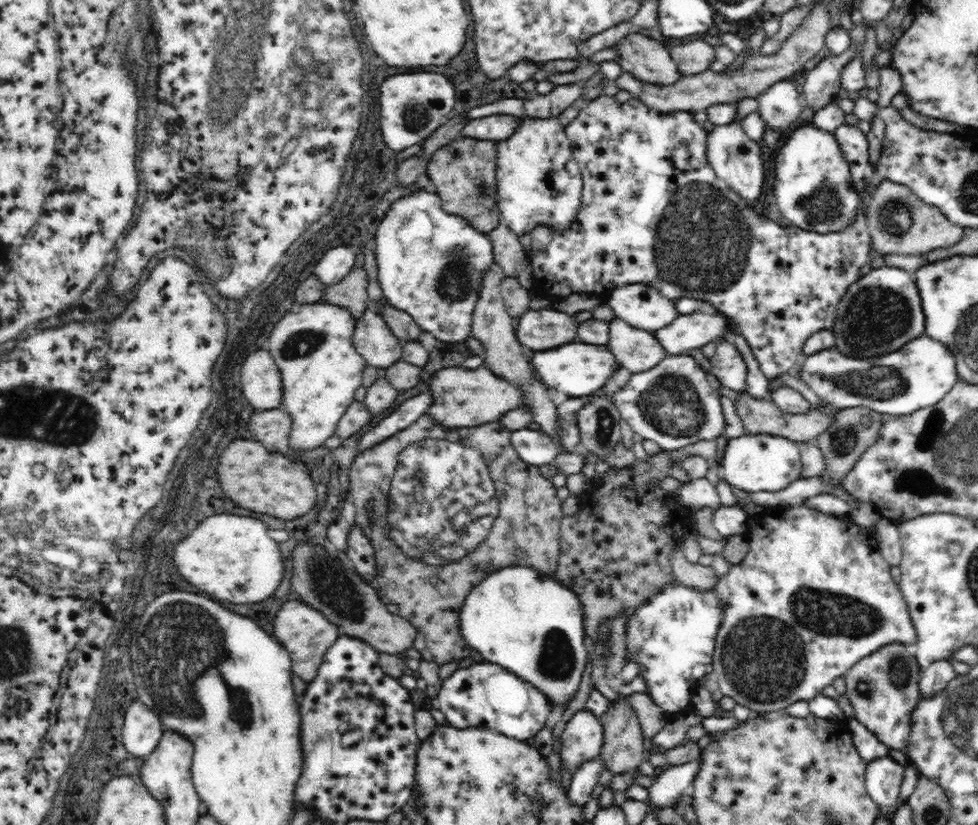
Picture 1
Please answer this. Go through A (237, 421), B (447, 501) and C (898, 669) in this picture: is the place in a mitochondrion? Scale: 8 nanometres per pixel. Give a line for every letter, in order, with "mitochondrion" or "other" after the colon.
A: other
B: mitochondrion
C: mitochondrion

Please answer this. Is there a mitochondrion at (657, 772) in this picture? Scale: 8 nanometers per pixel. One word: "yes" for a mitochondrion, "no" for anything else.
no

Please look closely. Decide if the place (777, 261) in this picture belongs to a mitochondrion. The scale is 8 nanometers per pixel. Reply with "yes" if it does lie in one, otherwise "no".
no

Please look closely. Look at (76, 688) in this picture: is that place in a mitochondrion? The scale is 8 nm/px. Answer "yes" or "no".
no

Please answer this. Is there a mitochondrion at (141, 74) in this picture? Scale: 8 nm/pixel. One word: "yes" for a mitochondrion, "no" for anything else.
no

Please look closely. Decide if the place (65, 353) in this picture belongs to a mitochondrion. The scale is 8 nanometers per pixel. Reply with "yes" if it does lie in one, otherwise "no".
no

